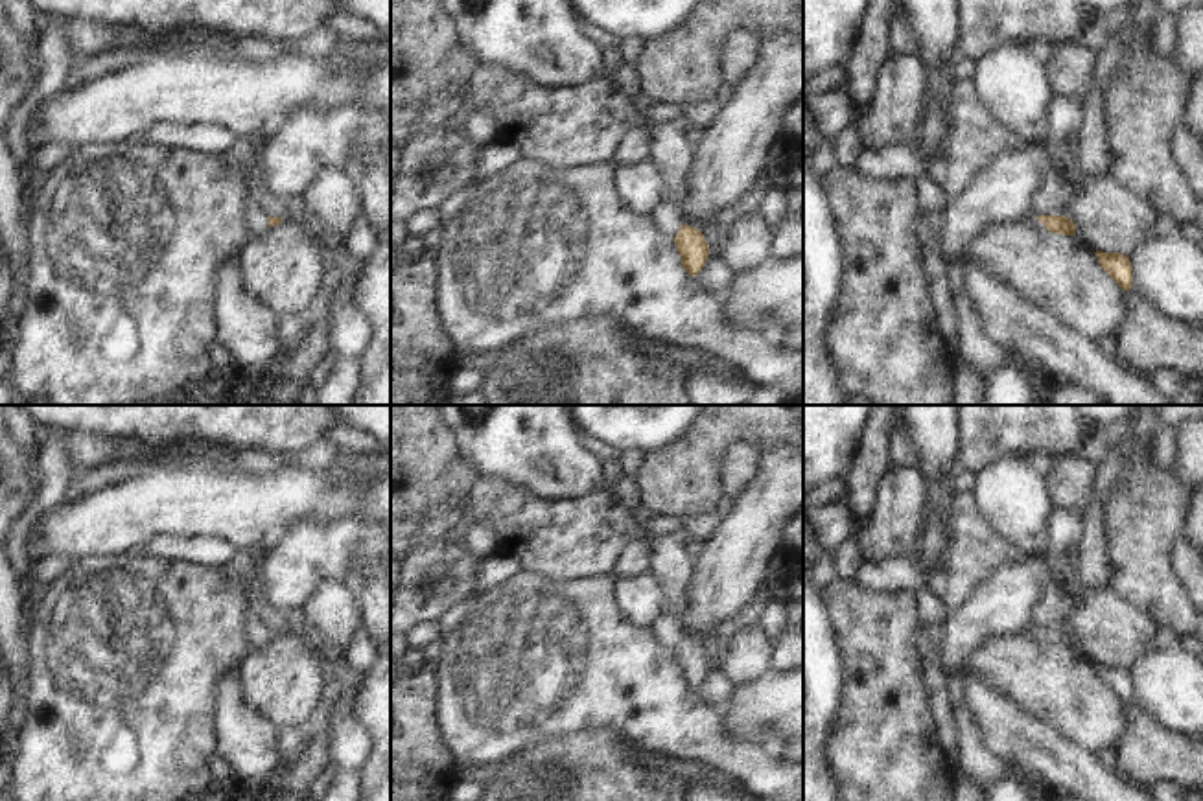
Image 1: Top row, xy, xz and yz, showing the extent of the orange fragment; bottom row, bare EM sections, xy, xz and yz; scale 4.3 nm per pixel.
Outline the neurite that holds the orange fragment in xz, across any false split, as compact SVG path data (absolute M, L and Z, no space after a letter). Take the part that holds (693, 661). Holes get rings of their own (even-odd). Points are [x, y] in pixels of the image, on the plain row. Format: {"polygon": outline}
{"polygon": "M665 609L650 624L654 639L671 650L680 665L683 681L695 691L706 678L709 657L698 641L683 637L682 624Z"}

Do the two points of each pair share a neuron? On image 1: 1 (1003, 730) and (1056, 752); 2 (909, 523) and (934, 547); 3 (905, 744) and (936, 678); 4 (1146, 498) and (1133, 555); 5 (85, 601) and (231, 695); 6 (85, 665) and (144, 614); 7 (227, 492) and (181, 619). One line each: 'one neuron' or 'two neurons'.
1: one neuron
2: two neurons
3: two neurons
4: one neuron
5: two neurons
6: one neuron
7: two neurons

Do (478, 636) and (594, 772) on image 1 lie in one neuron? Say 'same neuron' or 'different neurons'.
different neurons

